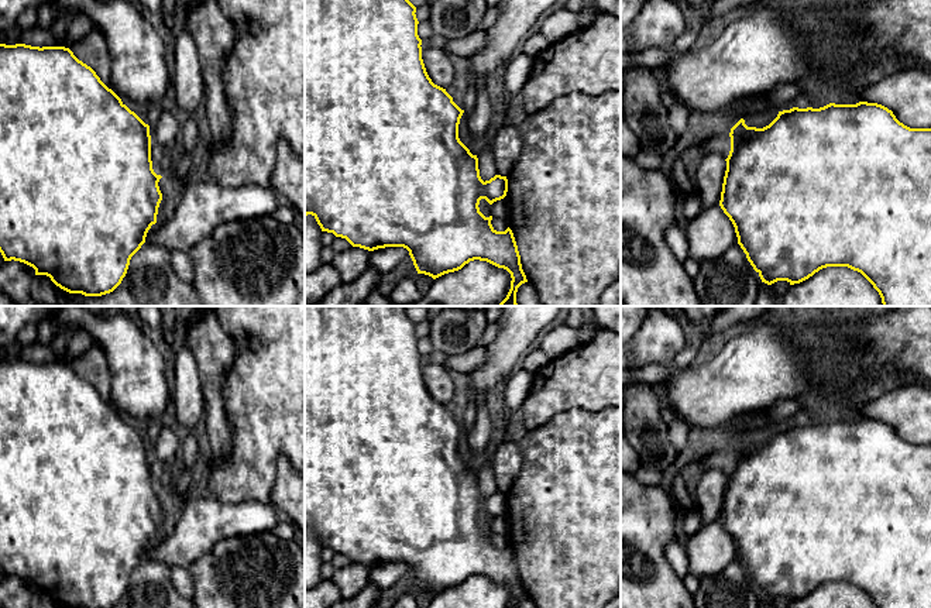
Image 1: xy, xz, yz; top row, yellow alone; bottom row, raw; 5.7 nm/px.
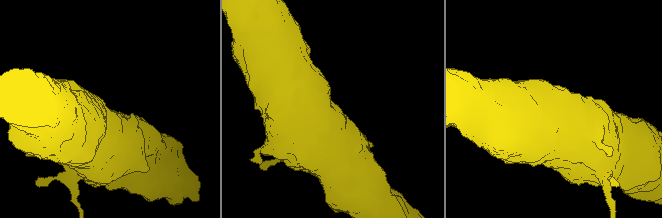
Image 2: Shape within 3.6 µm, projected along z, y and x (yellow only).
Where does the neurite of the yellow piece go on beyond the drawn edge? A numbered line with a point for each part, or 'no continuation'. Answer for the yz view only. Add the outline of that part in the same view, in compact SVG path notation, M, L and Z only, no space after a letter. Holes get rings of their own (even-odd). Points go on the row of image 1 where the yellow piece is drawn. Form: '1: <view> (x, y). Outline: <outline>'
no continuation

